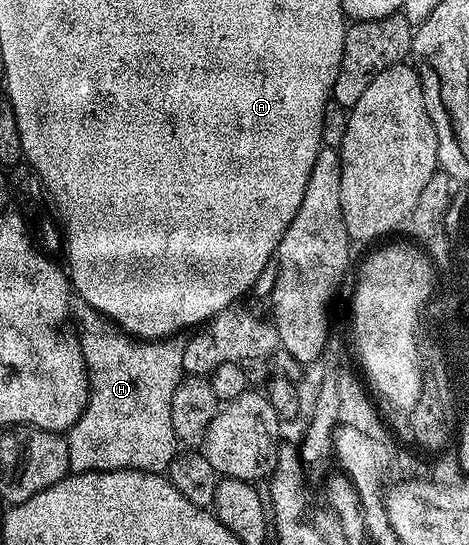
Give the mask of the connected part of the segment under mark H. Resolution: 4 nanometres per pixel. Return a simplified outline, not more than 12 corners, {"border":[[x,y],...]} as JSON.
{"border":[[72,304],[88,404],[73,473],[167,473],[185,337]]}

